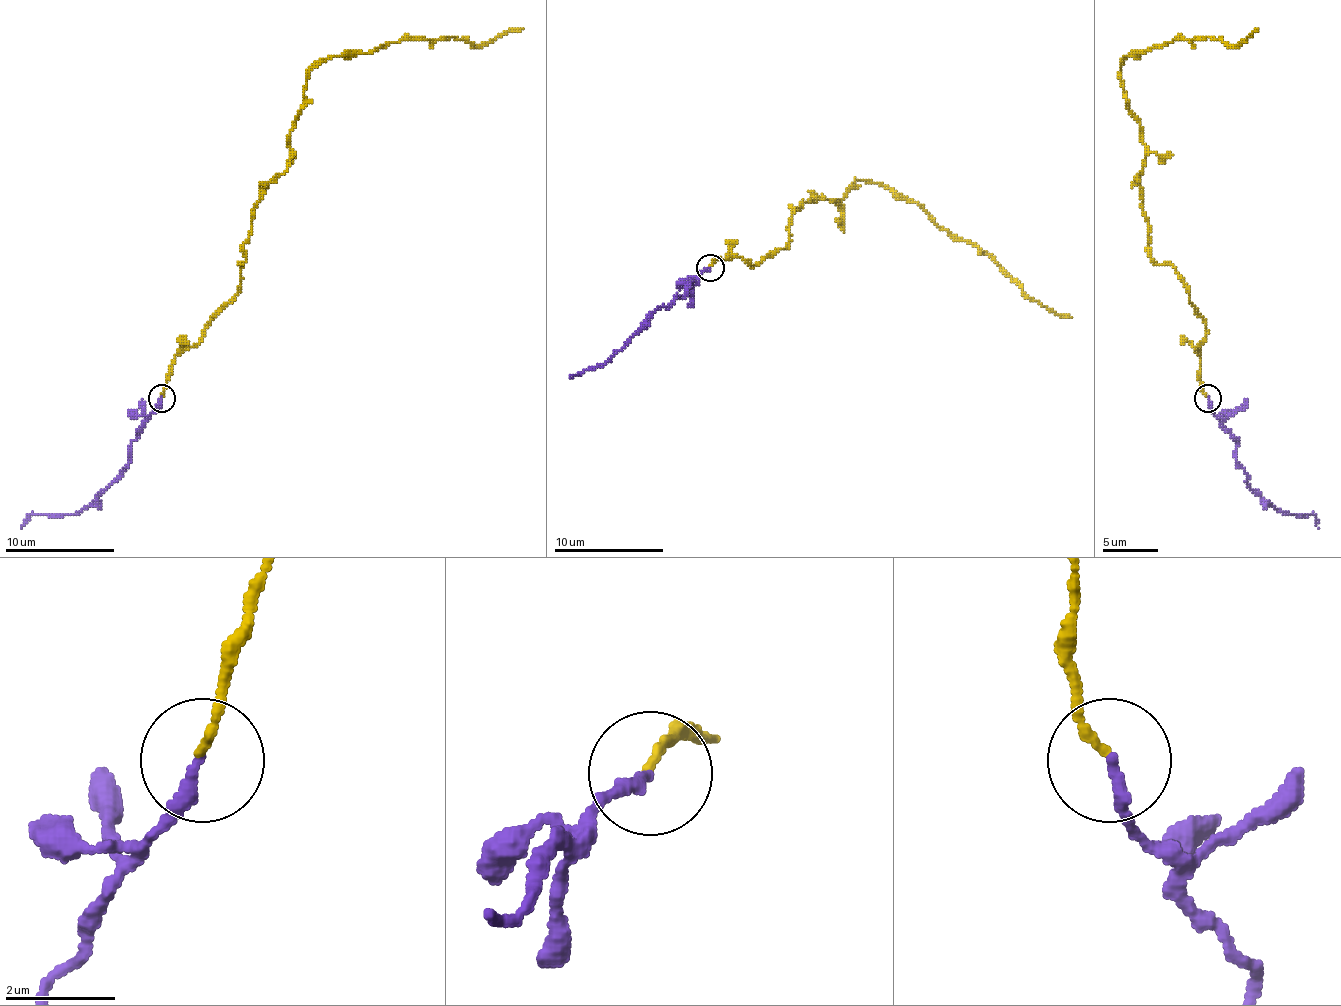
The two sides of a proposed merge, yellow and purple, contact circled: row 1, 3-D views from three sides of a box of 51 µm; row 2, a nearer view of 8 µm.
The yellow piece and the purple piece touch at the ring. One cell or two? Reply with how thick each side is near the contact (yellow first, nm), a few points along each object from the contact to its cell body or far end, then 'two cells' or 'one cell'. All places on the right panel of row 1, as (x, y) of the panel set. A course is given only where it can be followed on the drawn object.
calibres 160 and 240 nm; course yellow (1208, 396), (1197, 355), (1206, 319), (1148, 245), (1148, 152), (1121, 67), (1173, 40), (1236, 45), (1258, 29); course purple (1208, 399), (1208, 407), (1236, 440), (1236, 462), (1247, 476), (1247, 484), (1288, 514), (1313, 514), (1318, 528); two cells

